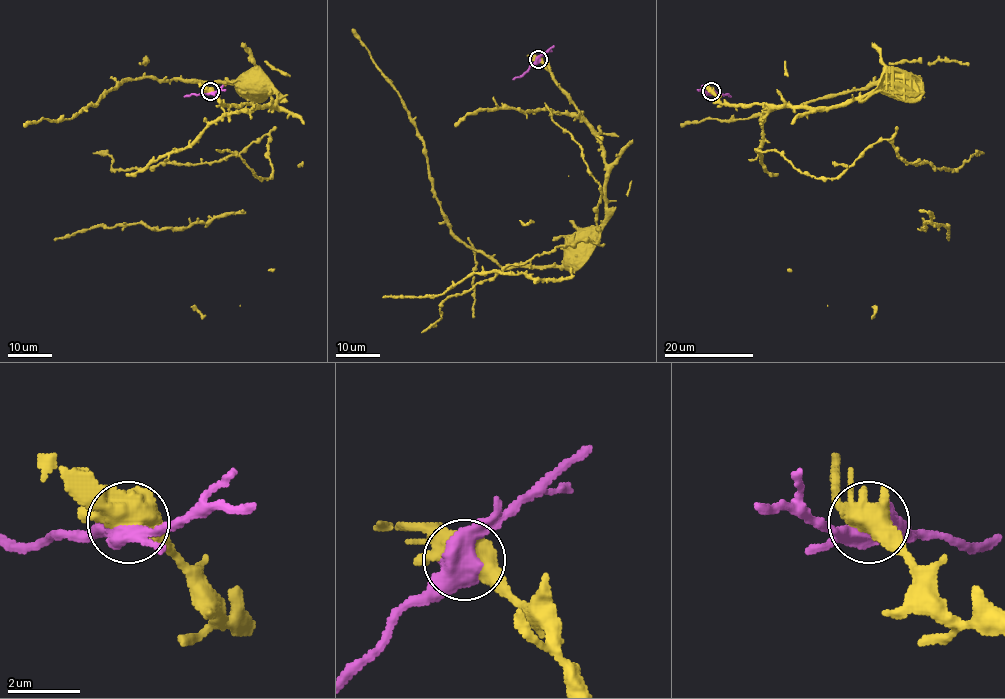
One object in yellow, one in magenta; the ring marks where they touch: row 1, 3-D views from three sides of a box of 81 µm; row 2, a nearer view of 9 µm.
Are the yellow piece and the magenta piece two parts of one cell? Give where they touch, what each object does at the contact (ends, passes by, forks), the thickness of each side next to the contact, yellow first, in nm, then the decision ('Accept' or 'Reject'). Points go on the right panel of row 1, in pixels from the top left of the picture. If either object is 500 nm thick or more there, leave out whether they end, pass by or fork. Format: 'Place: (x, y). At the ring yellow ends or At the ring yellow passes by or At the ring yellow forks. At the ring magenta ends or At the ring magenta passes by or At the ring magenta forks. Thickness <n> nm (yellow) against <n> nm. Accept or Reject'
Place: (711, 91). Thickness 550 nm (yellow) against 650 nm. Reject

